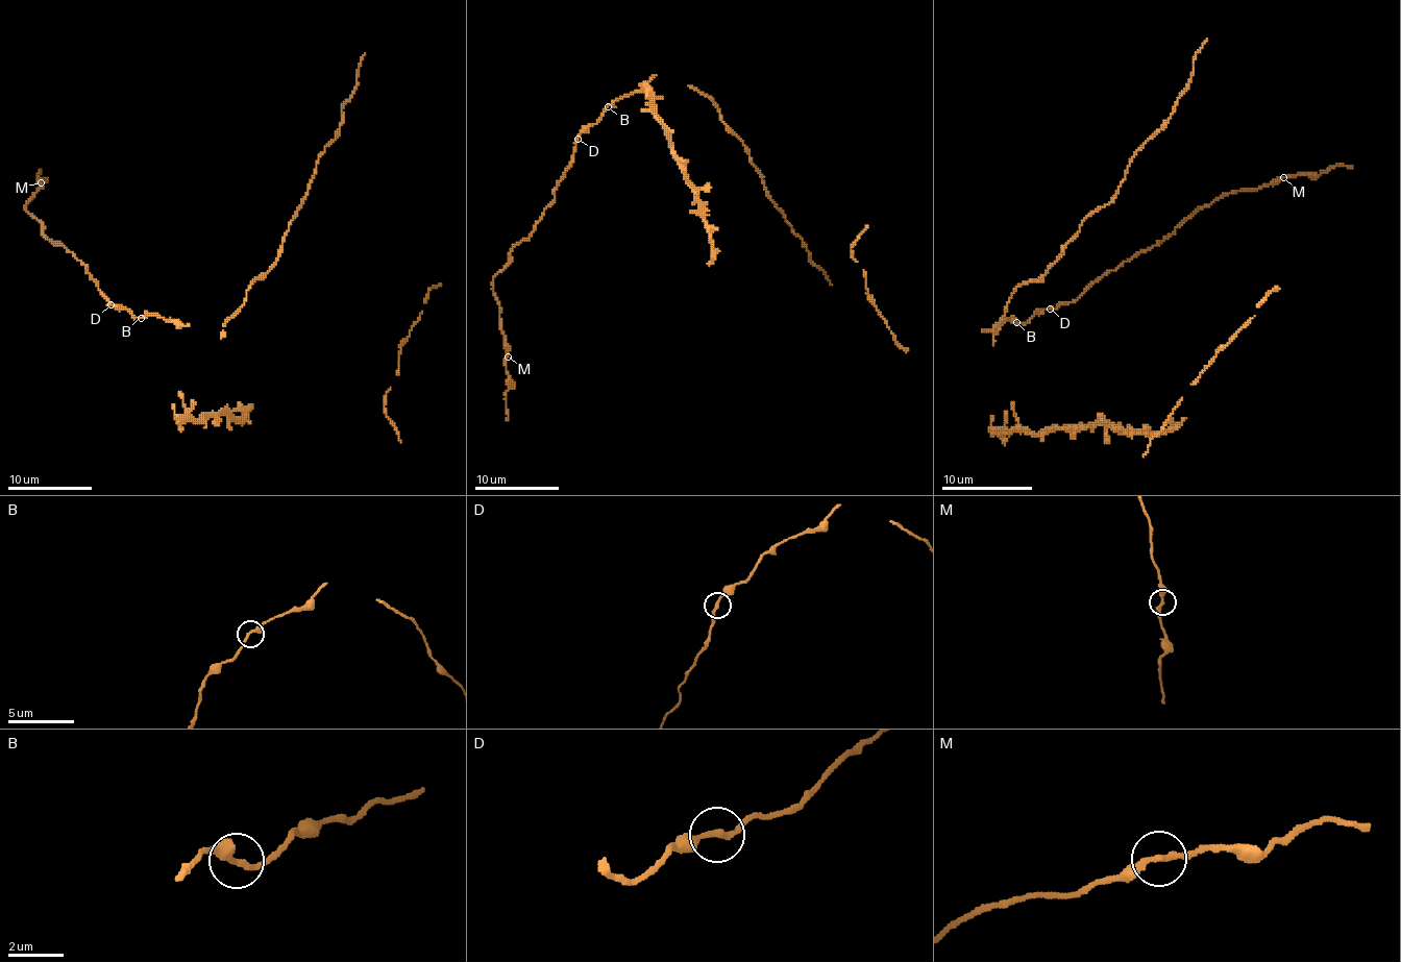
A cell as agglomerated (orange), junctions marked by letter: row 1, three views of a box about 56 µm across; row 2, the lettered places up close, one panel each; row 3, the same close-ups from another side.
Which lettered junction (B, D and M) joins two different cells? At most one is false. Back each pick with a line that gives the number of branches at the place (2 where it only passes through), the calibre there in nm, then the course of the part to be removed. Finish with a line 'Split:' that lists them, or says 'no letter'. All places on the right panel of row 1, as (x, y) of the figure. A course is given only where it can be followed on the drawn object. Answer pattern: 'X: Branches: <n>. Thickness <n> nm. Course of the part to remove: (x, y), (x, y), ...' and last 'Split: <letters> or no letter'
Split: no letter

